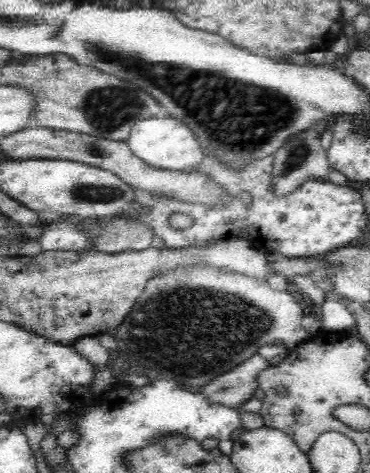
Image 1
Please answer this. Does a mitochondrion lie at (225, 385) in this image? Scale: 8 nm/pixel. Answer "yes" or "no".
yes

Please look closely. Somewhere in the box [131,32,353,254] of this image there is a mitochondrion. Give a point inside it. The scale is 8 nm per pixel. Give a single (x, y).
(297, 154)

